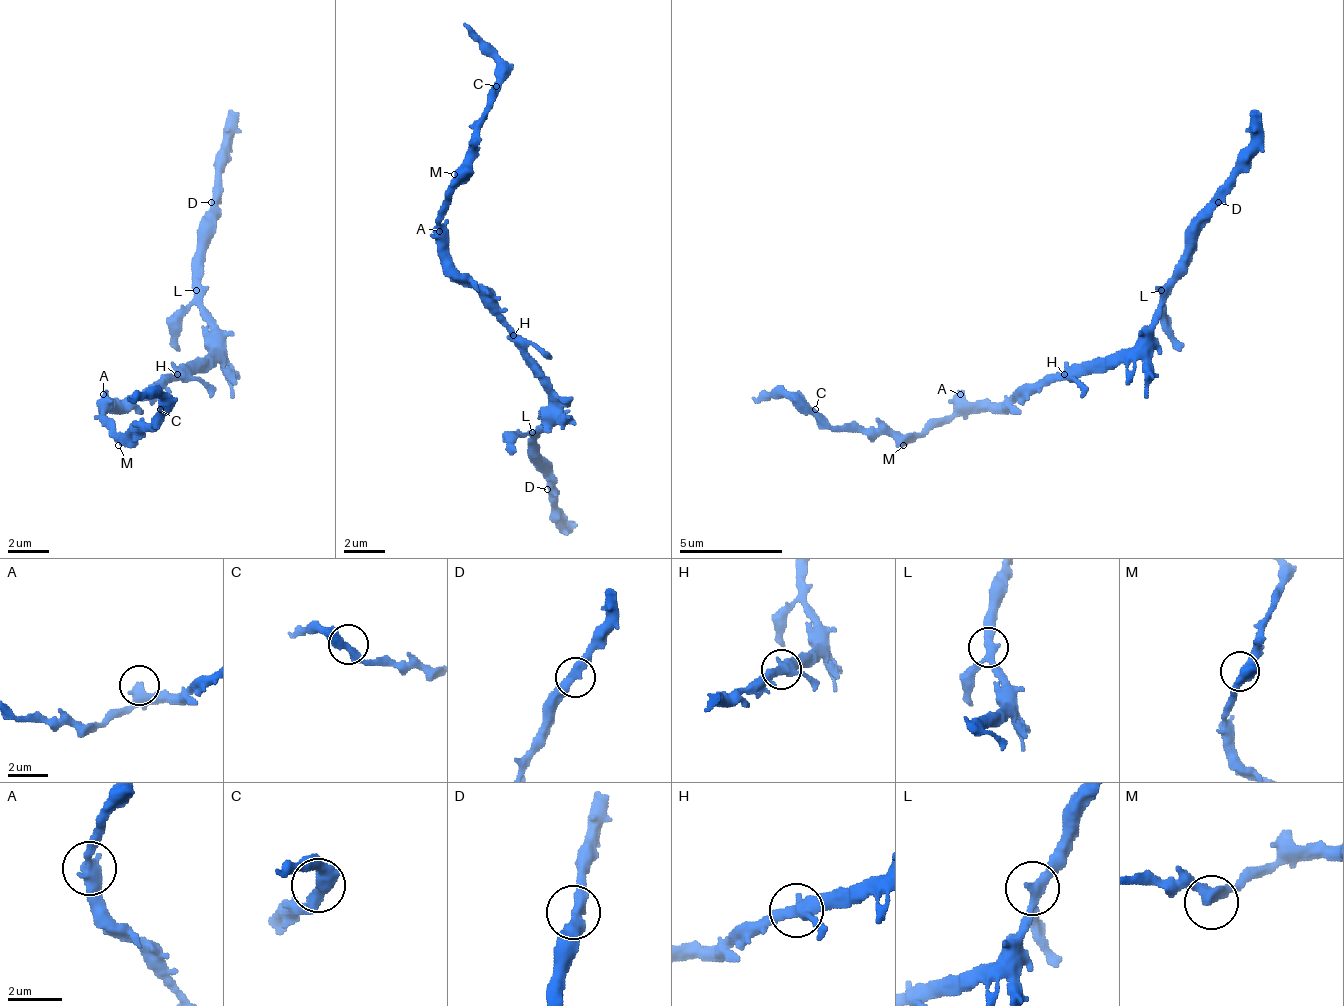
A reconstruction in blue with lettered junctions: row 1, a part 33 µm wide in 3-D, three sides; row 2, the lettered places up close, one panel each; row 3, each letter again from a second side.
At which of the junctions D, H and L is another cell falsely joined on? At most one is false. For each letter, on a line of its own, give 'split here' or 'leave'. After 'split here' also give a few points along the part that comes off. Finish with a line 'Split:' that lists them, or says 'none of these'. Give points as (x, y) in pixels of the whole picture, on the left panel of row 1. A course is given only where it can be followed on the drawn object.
D: leave
H: leave
L: leave
Split: none of these

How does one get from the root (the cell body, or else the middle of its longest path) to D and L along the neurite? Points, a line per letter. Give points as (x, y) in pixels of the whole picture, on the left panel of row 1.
D: (170, 378), (191, 368), (211, 347), (211, 316), (201, 300), (201, 223), (211, 213), (211, 202)
L: (170, 378), (191, 368), (211, 347), (211, 332), (196, 300), (196, 290)

